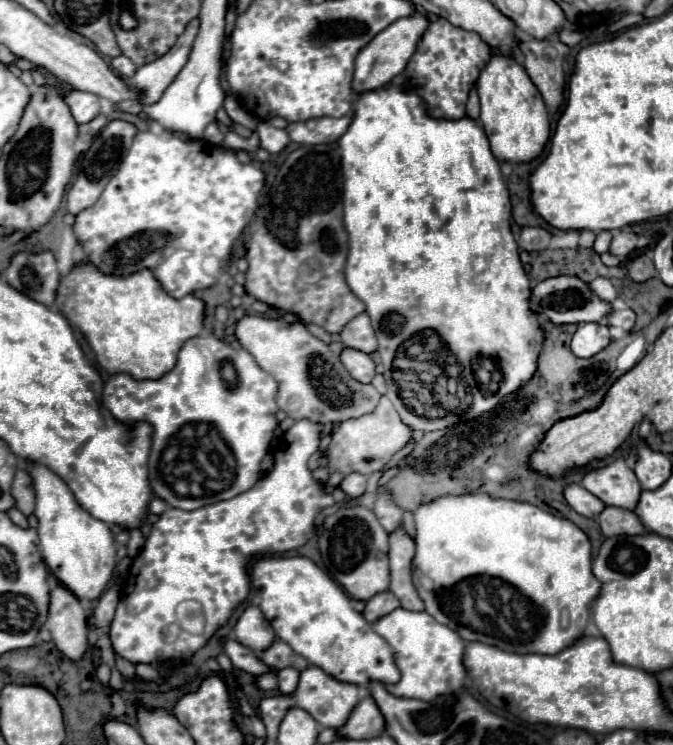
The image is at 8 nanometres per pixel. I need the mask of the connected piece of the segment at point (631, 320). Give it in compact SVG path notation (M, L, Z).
M614 309L614 313L610 313L608 317L608 323L622 327L624 331L632 331L636 323L636 313L632 309Z

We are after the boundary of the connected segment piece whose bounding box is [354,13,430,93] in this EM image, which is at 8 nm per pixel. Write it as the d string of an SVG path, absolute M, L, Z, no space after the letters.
M412 13L410 17L402 17L388 25L384 31L380 31L356 57L356 71L354 71L354 91L362 93L362 89L378 89L378 85L386 85L386 81L398 77L404 69L410 57L414 55L418 41L428 29L428 17L422 13Z

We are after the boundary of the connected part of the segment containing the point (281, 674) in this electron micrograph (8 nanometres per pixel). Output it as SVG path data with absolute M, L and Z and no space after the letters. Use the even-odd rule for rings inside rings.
M286 667L286 669L280 669L278 671L278 687L280 687L280 691L284 693L284 695L290 695L294 689L296 689L296 685L298 685L298 671L294 669L294 667Z

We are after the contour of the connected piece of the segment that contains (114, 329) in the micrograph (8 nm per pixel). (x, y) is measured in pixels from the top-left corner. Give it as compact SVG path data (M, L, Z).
M84 261L60 277L56 307L86 337L98 365L106 373L130 373L138 379L162 377L176 365L180 347L202 329L204 303L186 295L172 299L150 269L132 275L106 275L94 263Z

